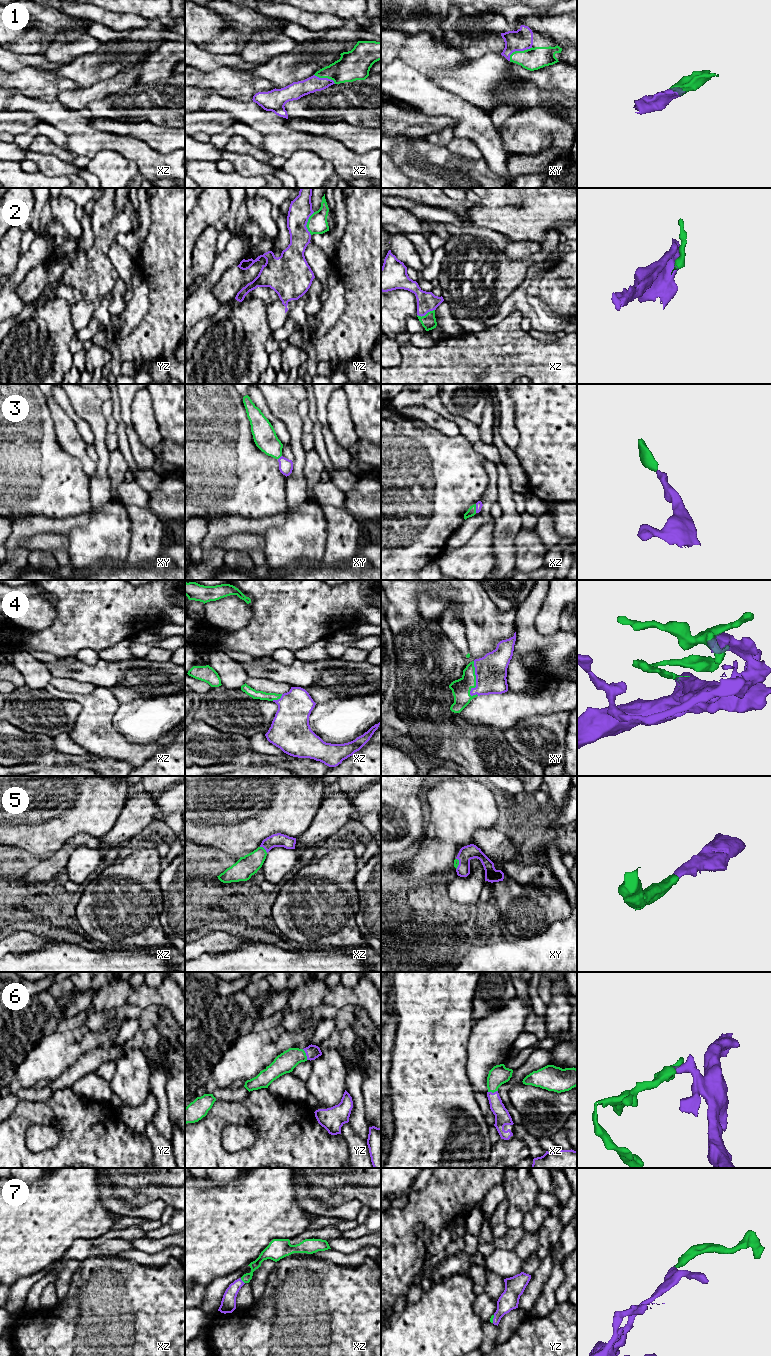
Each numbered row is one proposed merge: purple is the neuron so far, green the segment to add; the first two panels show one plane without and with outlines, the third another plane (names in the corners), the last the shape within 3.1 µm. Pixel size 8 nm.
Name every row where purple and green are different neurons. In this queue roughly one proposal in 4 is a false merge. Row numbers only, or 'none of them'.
none of them

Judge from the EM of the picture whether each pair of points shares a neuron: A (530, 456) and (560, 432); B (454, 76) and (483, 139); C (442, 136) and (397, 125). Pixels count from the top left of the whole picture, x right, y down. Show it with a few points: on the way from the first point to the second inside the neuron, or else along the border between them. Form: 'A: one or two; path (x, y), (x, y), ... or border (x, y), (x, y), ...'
A: one; path (537, 451), (541, 451), (553, 439)
B: two; border (436, 83), (460, 96)
C: two; border (454, 128), (445, 126), (431, 132), (425, 138)

